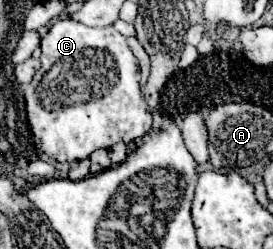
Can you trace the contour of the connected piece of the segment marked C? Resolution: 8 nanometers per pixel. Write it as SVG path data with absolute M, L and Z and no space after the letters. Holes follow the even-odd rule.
M60 17L42 37L42 67L24 89L28 123L40 149L56 161L80 161L94 149L140 139L152 123L140 95L138 59L114 27L98 29ZM124 85L124 87L122 87Z

